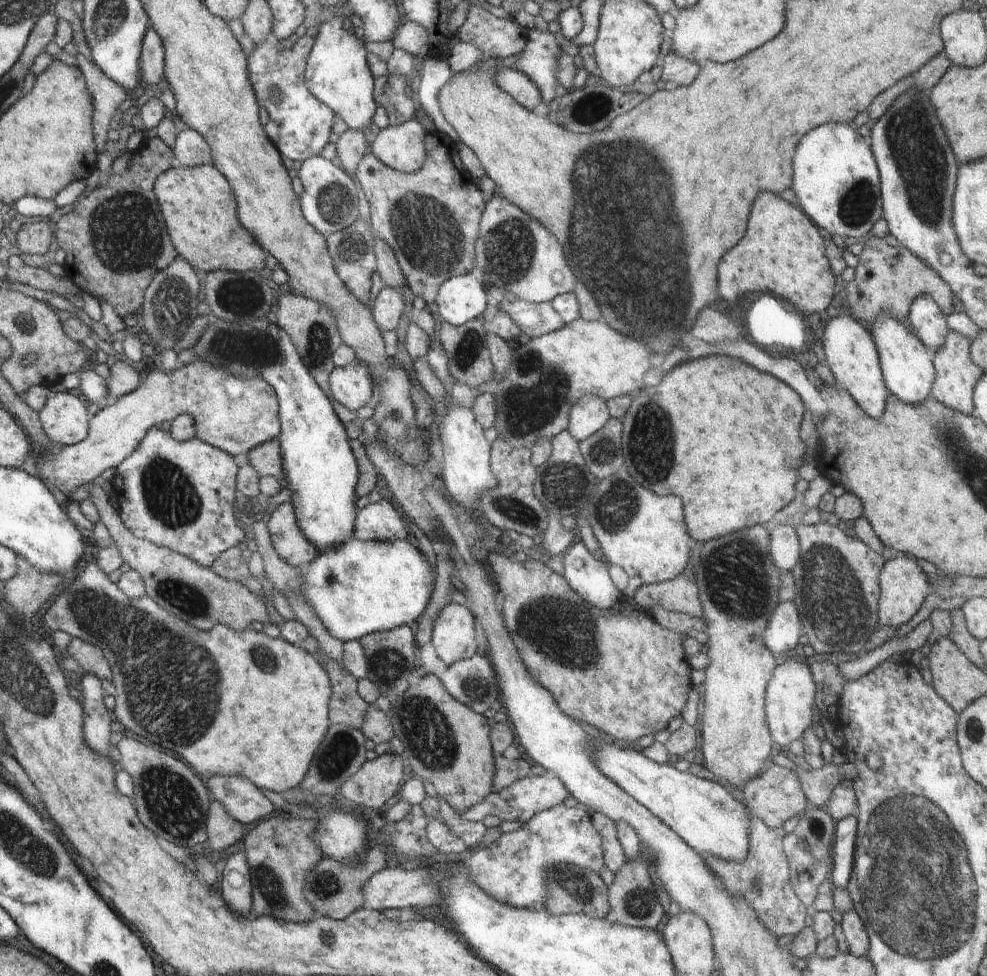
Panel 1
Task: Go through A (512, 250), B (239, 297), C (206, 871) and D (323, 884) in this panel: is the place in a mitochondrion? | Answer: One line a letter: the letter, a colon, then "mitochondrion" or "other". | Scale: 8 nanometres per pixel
A: mitochondrion
B: mitochondrion
C: other
D: mitochondrion

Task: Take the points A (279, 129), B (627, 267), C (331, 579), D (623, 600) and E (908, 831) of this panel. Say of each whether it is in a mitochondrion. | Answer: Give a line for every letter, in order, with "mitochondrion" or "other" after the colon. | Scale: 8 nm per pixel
A: other
B: mitochondrion
C: other
D: other
E: mitochondrion

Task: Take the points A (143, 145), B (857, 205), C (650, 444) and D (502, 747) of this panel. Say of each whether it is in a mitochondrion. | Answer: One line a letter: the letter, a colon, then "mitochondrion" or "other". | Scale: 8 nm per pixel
A: other
B: mitochondrion
C: mitochondrion
D: other

